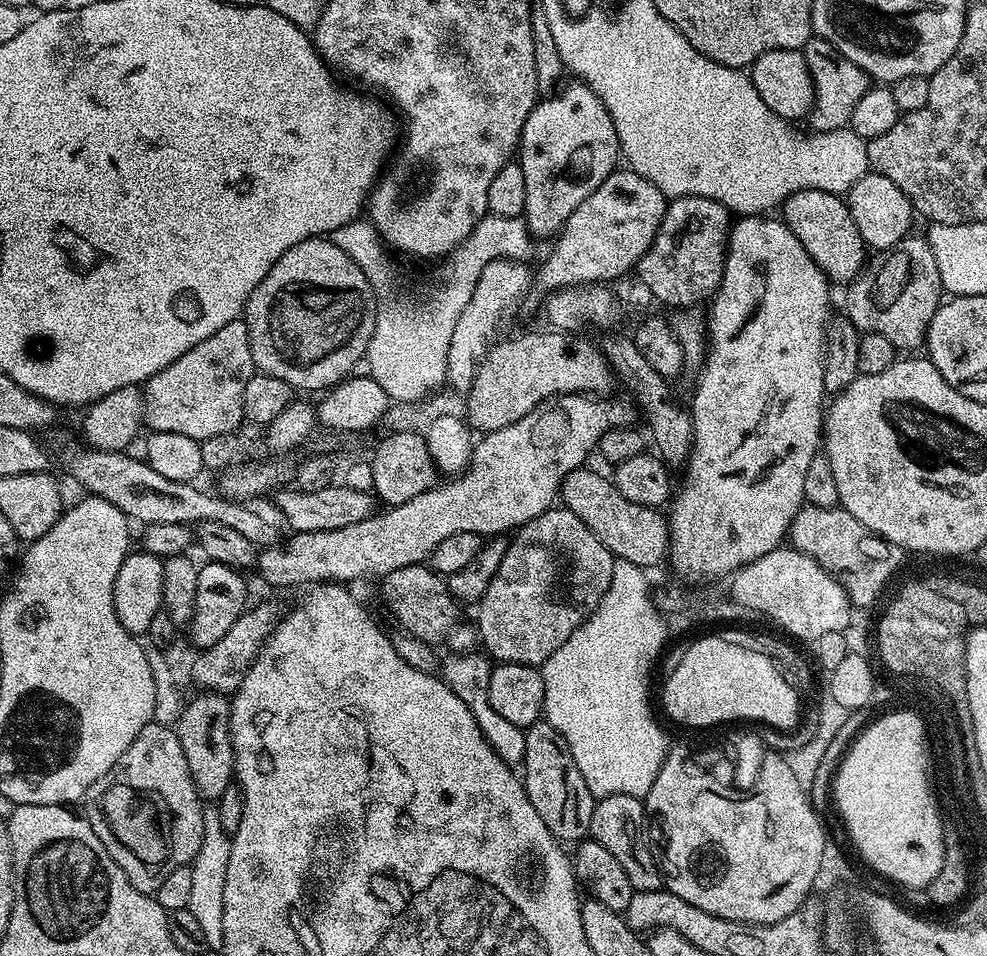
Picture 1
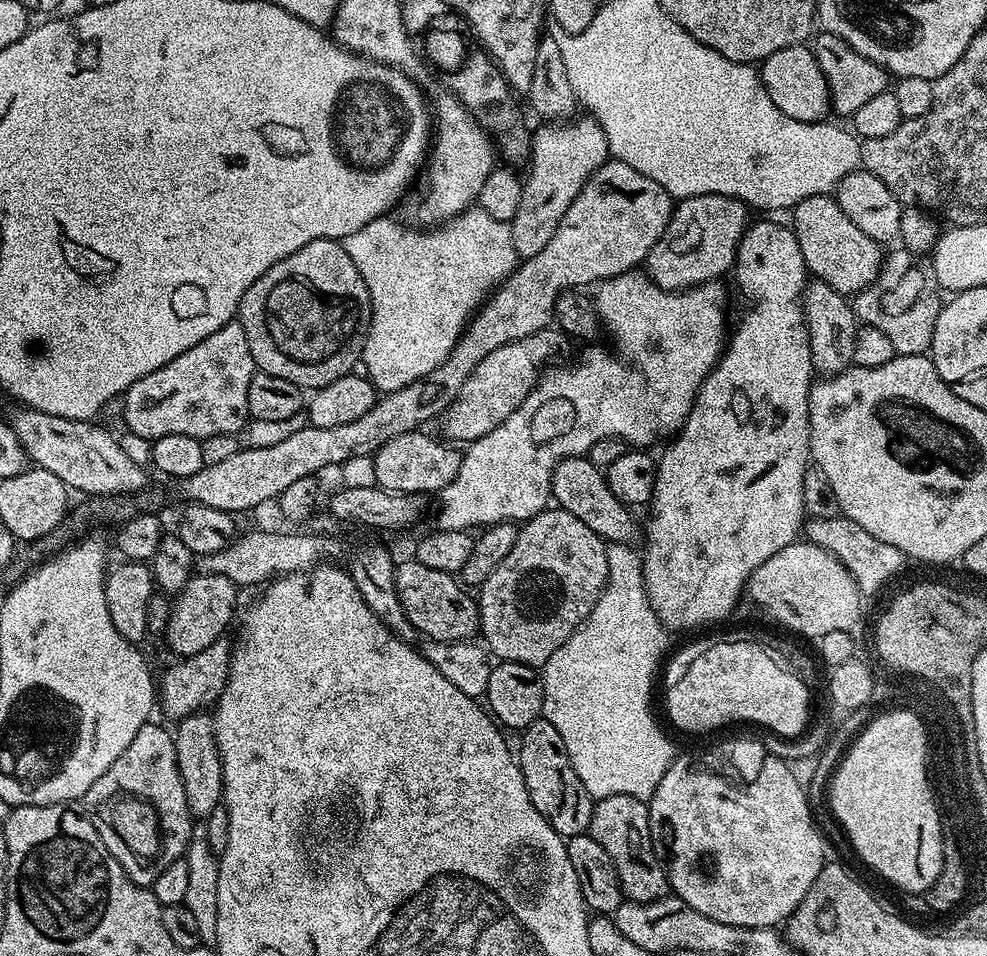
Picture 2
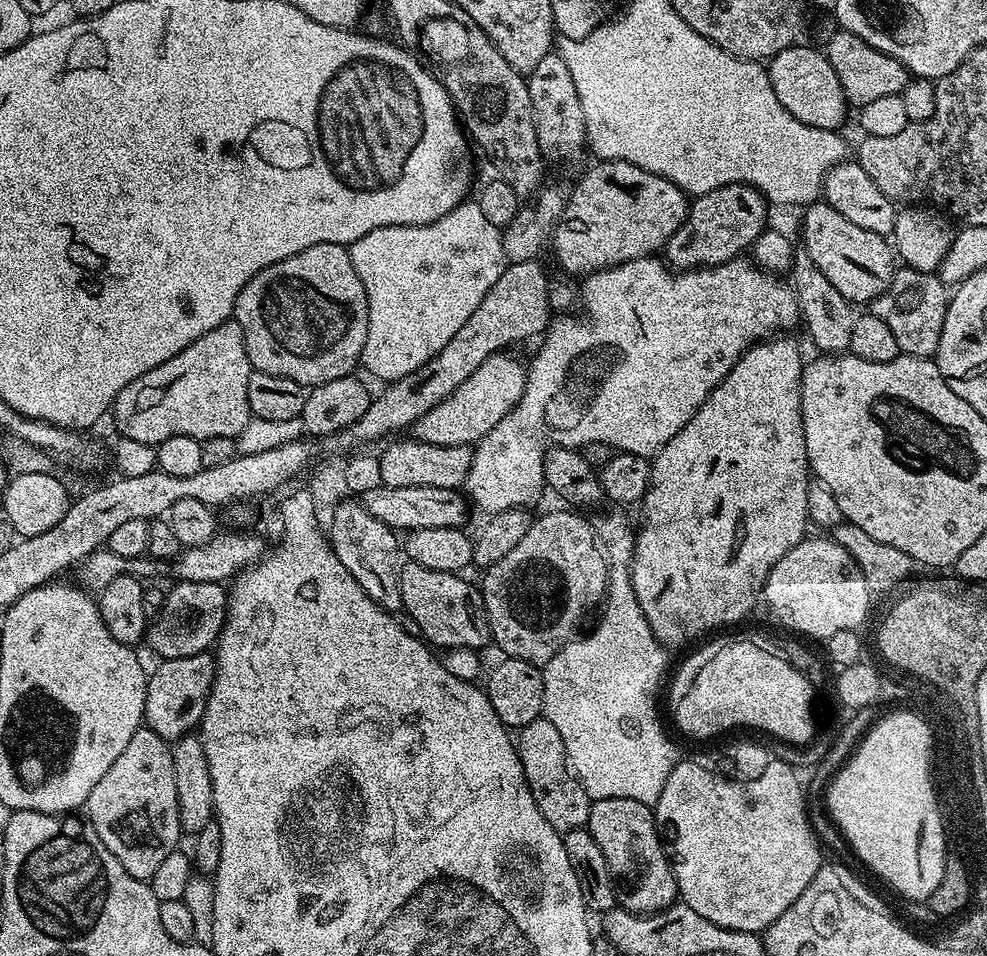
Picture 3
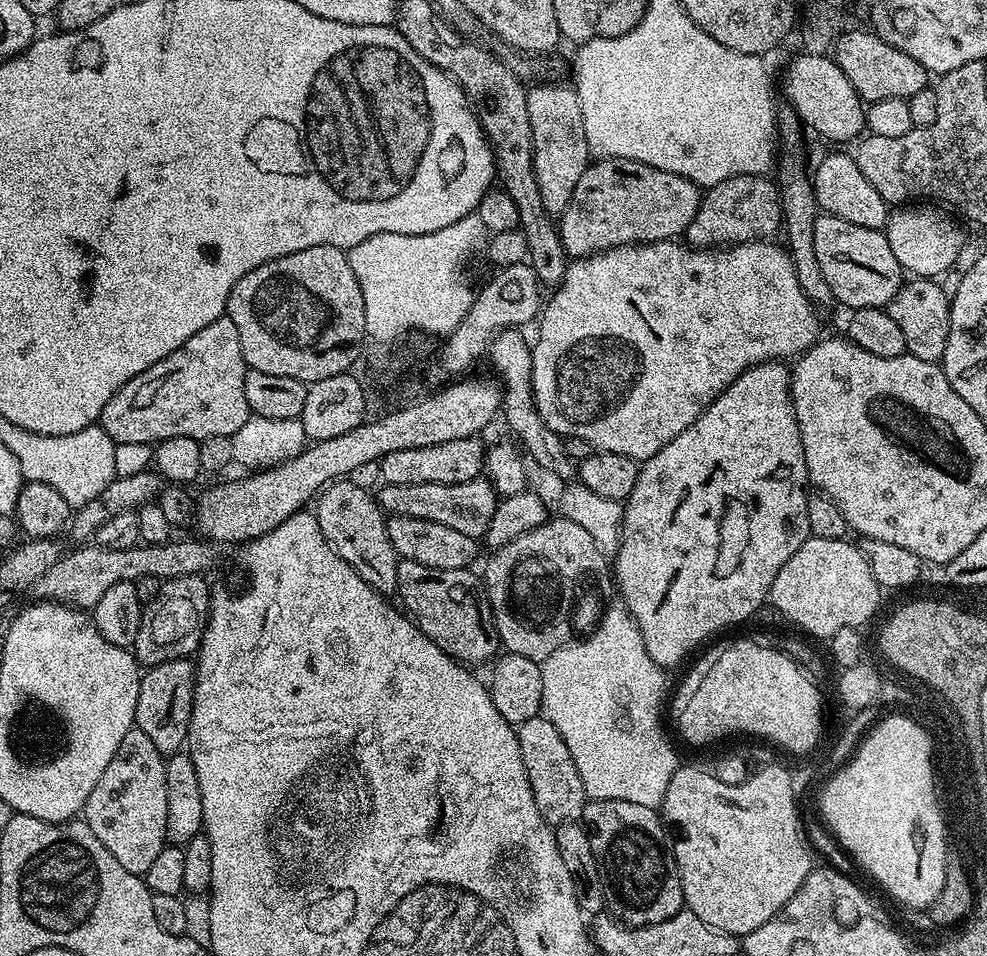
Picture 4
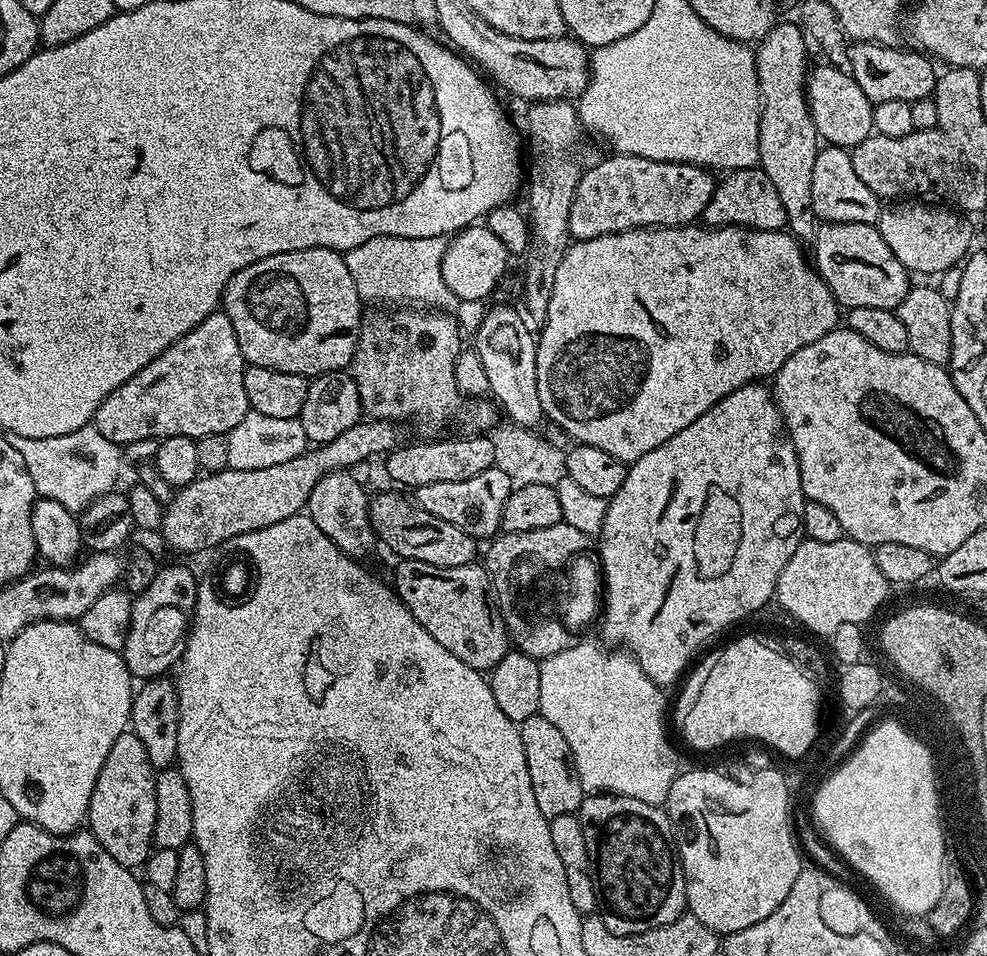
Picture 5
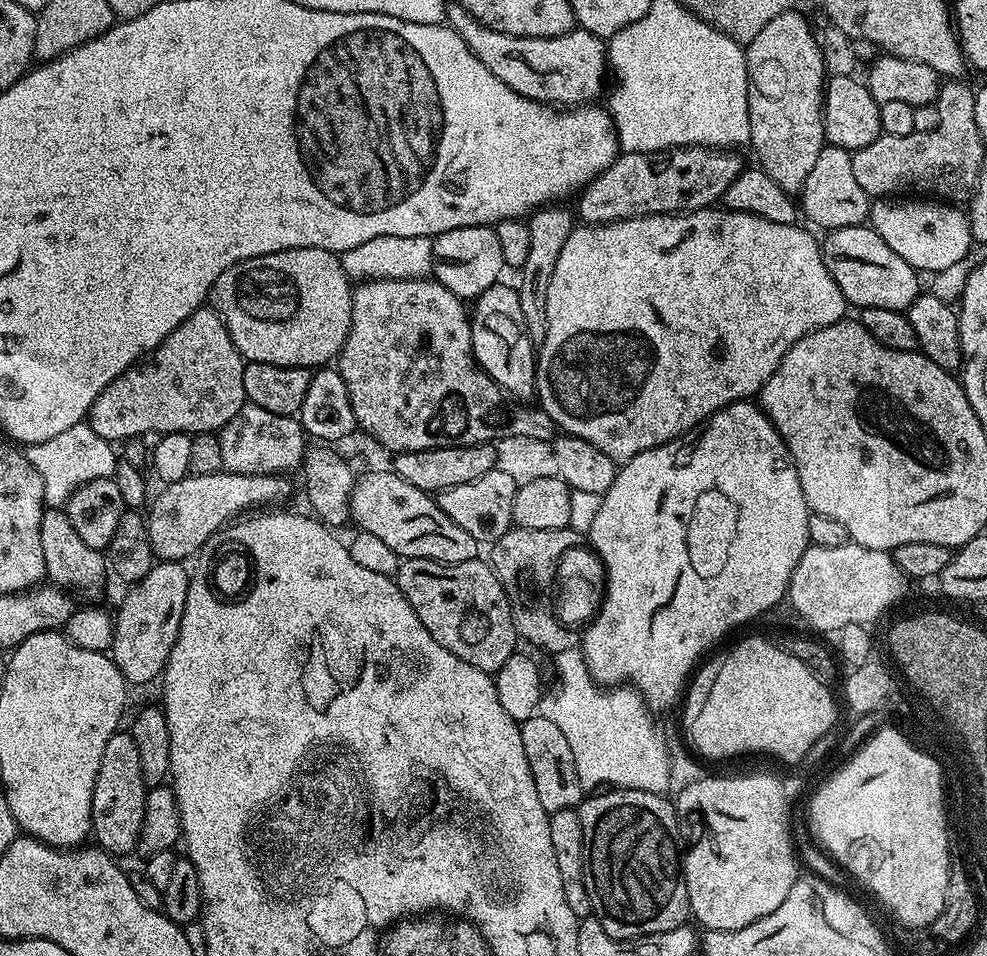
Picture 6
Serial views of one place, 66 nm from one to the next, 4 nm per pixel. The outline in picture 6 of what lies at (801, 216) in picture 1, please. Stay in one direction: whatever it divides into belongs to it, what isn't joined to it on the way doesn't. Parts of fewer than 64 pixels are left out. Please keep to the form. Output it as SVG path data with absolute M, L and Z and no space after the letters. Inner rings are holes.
M859 224L834 228L825 236L828 237L823 237L822 251L826 270L830 270L834 282L838 282L838 290L842 290L853 309L881 308L904 312L921 295L921 273L912 268L910 262L898 258L871 226Z

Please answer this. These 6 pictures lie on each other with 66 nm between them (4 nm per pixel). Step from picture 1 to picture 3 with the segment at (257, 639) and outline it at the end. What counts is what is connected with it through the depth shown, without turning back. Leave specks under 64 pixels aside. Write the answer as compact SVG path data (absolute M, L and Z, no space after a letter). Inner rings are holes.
M211 651L199 652L186 658L160 660L153 672L147 673L146 706L143 723L163 740L175 742L189 735L204 717L208 692L216 676L216 661Z

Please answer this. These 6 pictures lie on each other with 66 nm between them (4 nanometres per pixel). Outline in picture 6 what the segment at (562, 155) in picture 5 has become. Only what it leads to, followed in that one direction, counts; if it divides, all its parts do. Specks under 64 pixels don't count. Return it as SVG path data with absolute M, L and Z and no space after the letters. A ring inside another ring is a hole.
M545 206L537 208L527 217L530 230L530 250L526 254L526 262L518 270L520 284L516 288L518 302L522 302L522 318L526 318L526 330L530 334L533 345L540 345L546 338L546 298L550 294L550 277L554 274L554 266L558 263L558 254L562 254L562 246L566 246L566 238L570 238L574 227L574 212L568 206Z

